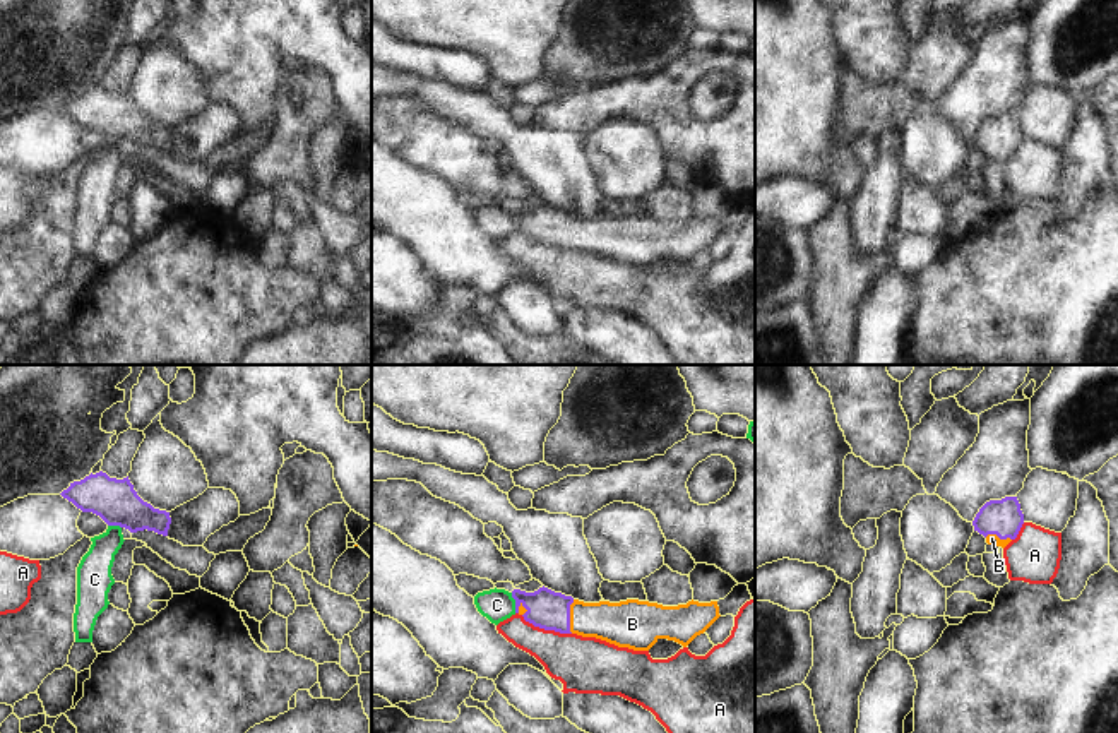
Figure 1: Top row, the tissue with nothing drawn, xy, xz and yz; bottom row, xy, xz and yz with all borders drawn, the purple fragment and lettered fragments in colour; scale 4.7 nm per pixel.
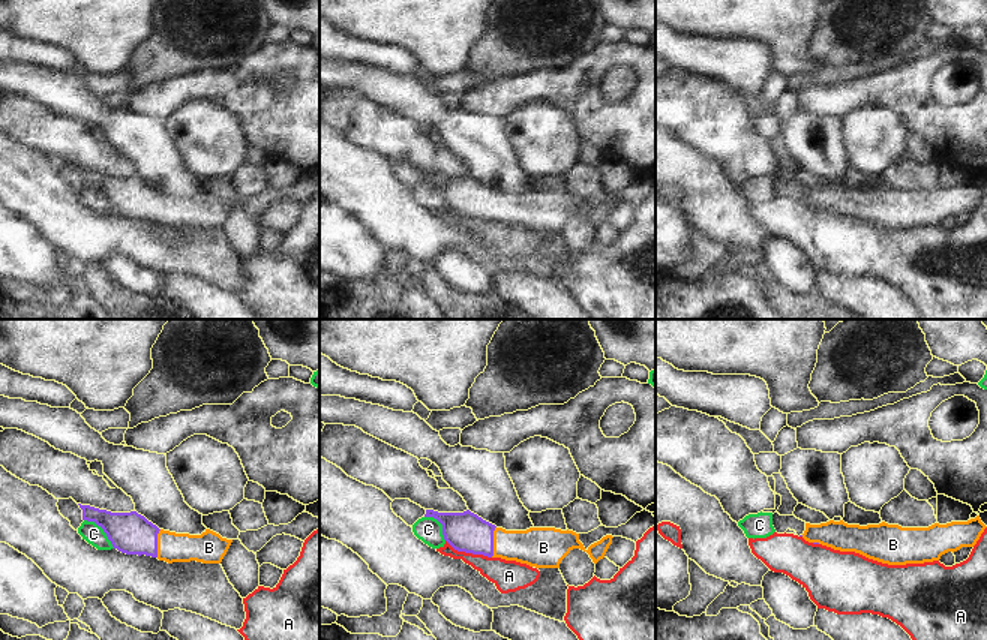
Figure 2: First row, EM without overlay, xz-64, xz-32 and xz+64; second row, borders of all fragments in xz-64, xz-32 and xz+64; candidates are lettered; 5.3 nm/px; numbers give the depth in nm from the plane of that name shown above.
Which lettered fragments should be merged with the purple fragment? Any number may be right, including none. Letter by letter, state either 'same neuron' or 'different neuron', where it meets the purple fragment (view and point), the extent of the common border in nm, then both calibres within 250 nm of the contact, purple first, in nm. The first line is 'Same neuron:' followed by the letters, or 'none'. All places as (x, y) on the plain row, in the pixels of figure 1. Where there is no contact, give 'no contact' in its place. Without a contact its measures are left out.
Same neuron: B
A: different neuron; meets purple in xz at (547, 245); contact 260 nm long; 180 nm thick on the purple side, 280 nm on the other
B: same neuron; meets purple in xz at (569, 233); contact 160 nm long; 180 nm thick on the purple side, 200 nm on the other
C: different neuron; meets purple in xz at (516, 220); contact 100 nm long; 180 nm thick on the purple side, 160 nm on the other

